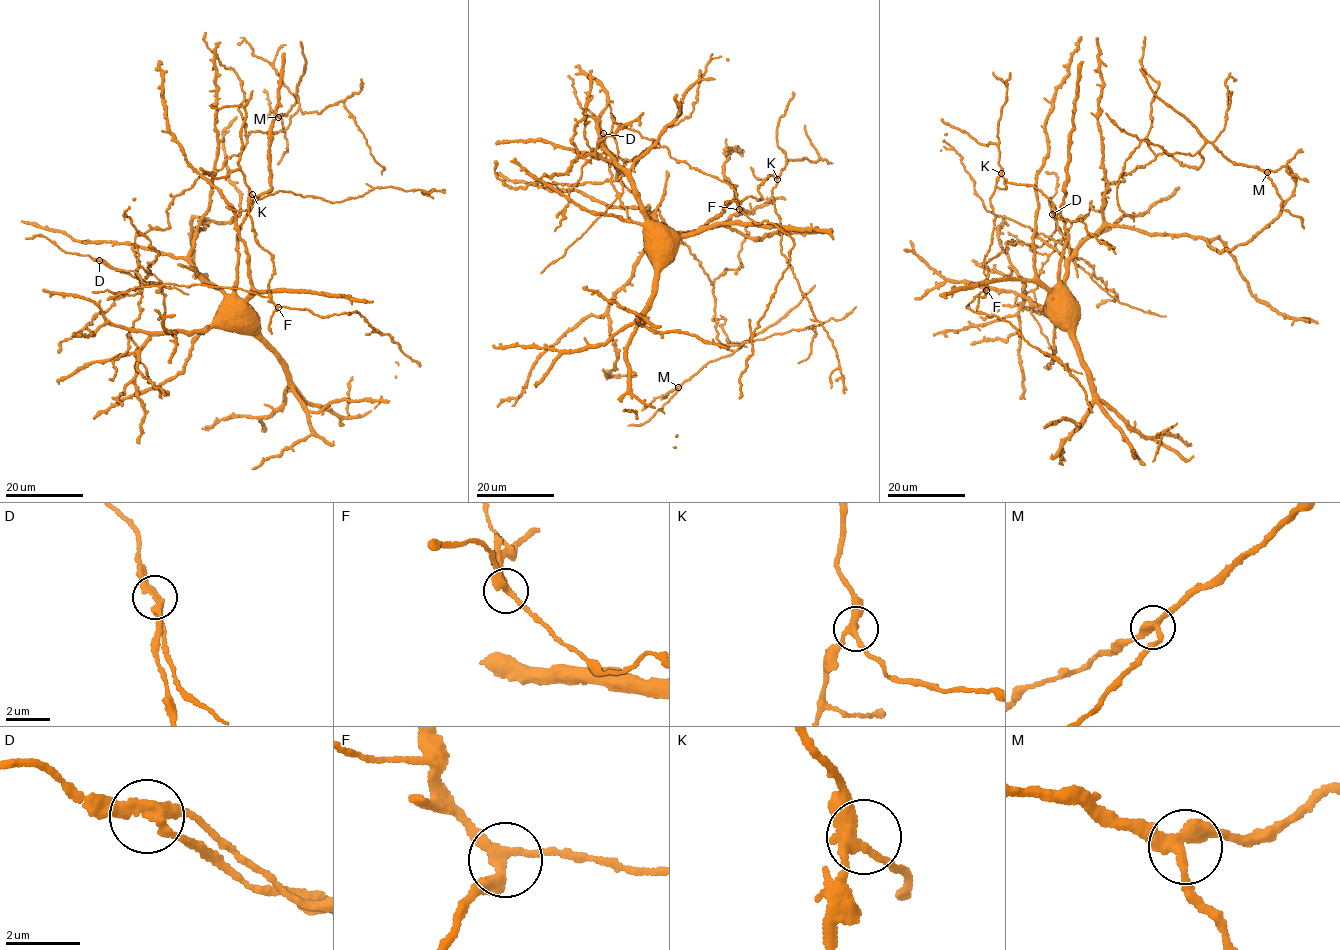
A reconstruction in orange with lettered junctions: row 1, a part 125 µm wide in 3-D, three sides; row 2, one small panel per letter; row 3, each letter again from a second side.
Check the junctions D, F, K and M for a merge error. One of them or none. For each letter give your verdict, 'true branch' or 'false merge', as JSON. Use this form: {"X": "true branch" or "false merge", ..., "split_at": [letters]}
{"D": "false merge", "F": "true branch", "K": "true branch", "M": "true branch", "split_at": ["D"]}

